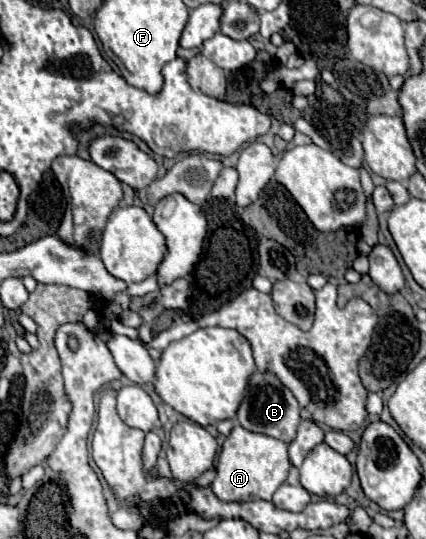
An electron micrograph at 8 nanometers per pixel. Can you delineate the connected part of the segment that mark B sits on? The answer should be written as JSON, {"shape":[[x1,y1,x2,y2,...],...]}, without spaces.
{"shape":[[255,370,251,374,251,378,249,378,245,398,243,398,243,402,241,402,239,410,237,410,237,422,245,430,267,434,267,436,279,438,279,440,289,444,293,440,295,432,297,432,299,420,301,420,299,418,299,404,295,400,295,396,291,394,291,390,285,388,275,374]]}

